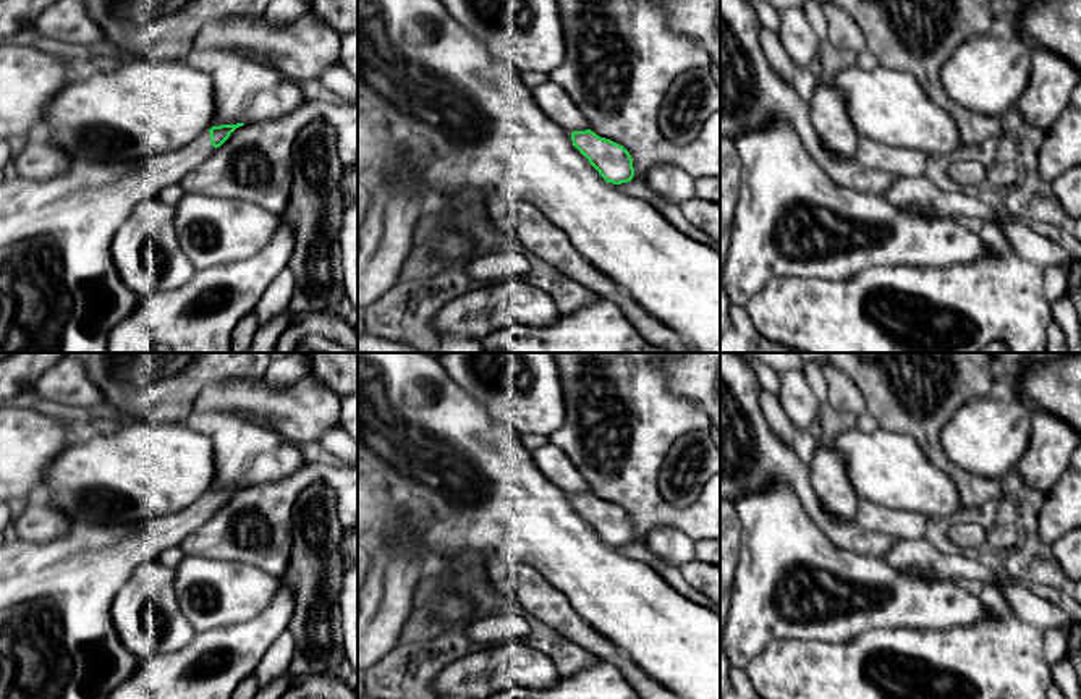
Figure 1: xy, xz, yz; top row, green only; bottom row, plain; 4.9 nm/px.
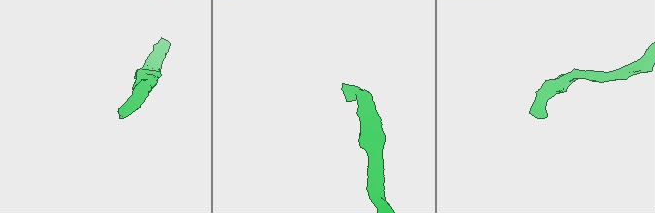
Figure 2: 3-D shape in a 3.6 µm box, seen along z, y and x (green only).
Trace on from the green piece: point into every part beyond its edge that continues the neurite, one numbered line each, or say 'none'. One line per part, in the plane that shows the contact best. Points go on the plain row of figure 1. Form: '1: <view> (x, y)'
1: xy (143, 541)

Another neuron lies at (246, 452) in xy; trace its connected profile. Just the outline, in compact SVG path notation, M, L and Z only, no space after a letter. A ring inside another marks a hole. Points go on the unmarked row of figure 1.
M236 411L194 413L188 426L212 442L215 456L212 489L275 482L299 471L306 463L296 443Z

